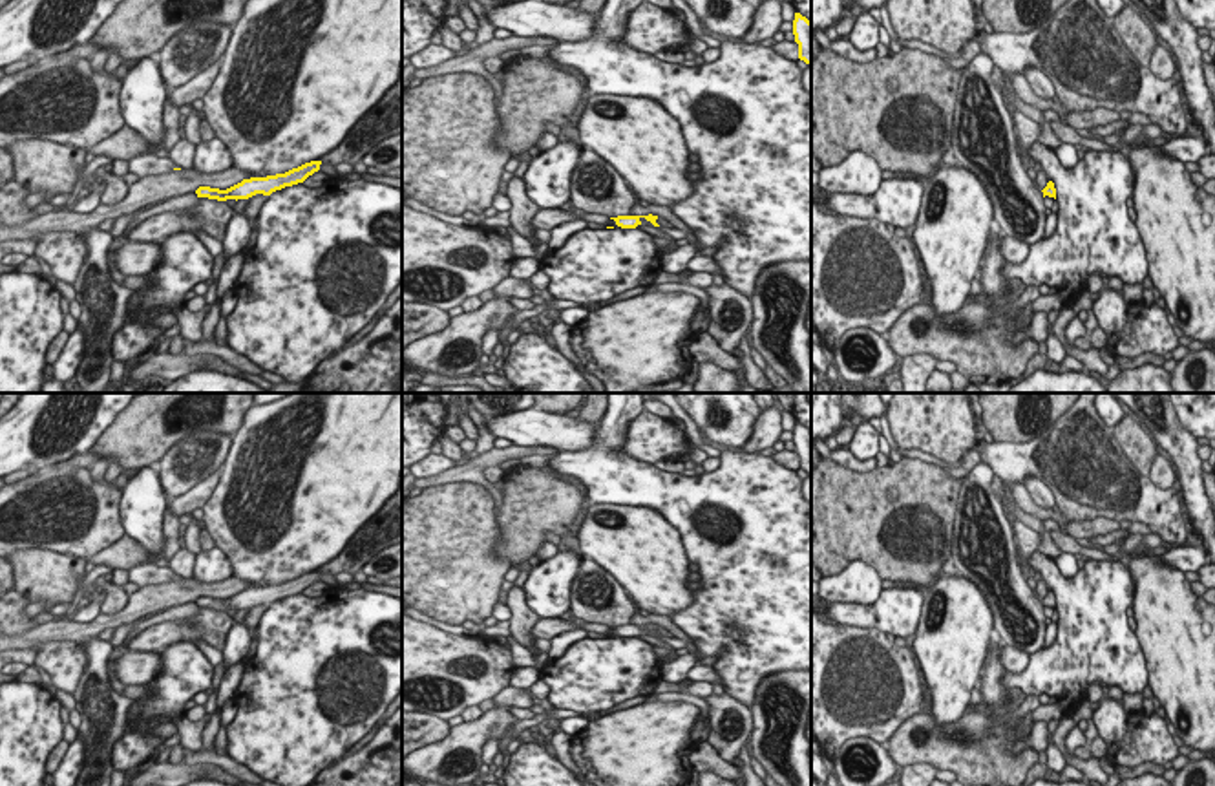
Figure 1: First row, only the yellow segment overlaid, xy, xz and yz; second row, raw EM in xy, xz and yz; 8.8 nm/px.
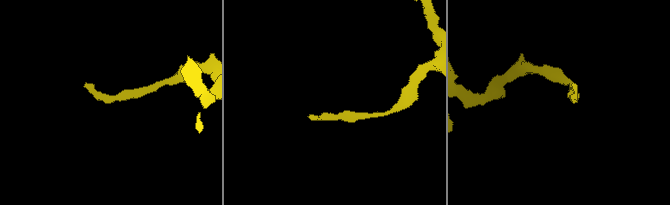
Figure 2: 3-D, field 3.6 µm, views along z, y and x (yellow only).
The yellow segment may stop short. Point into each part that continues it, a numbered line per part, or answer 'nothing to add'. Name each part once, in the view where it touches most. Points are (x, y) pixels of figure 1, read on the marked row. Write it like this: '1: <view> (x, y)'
nothing to add.

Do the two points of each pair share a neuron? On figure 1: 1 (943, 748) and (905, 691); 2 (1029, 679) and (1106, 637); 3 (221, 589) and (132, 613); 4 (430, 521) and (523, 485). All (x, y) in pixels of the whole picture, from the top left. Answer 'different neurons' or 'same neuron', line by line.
1: different neurons
2: same neuron
3: same neuron
4: different neurons

